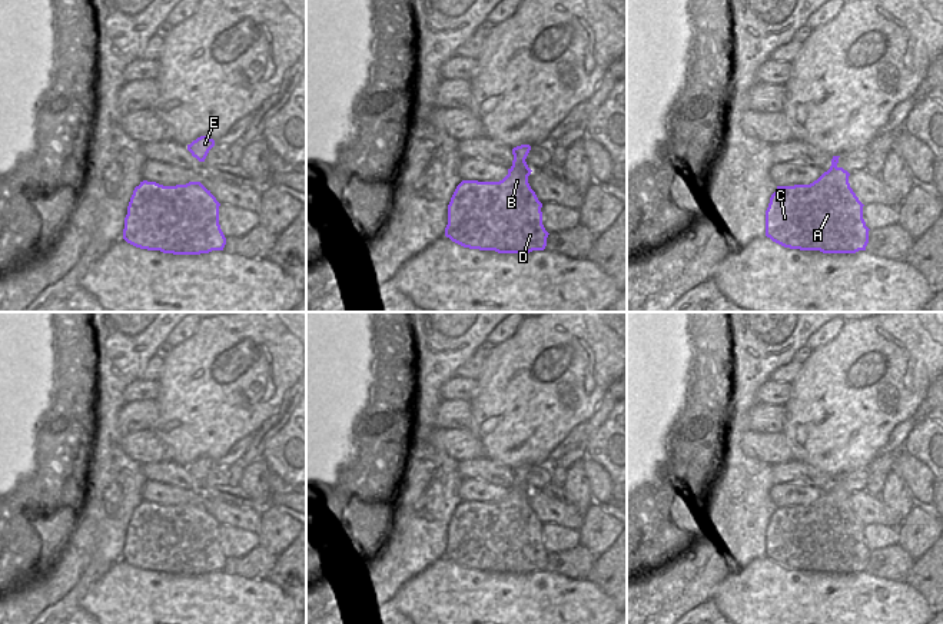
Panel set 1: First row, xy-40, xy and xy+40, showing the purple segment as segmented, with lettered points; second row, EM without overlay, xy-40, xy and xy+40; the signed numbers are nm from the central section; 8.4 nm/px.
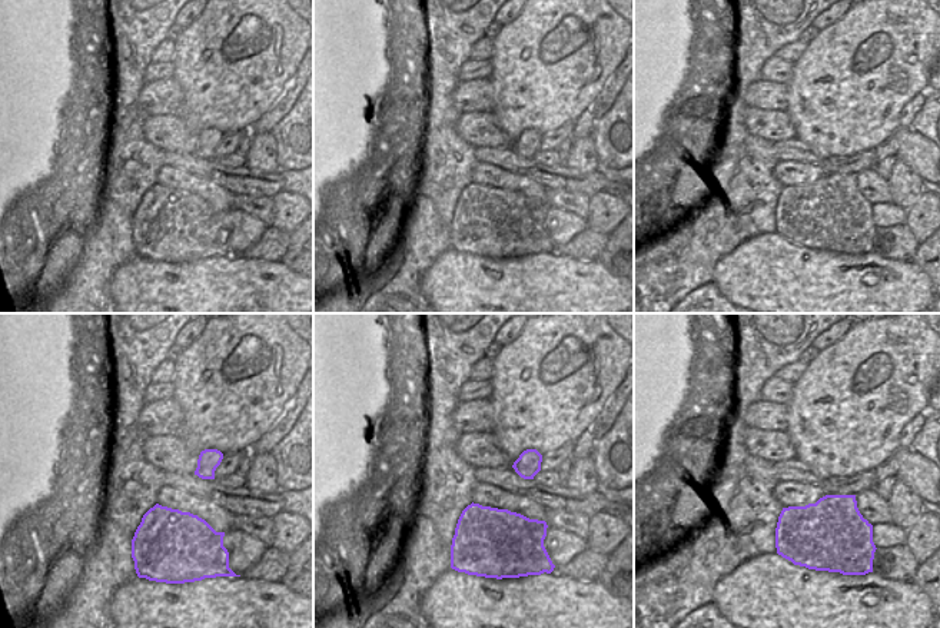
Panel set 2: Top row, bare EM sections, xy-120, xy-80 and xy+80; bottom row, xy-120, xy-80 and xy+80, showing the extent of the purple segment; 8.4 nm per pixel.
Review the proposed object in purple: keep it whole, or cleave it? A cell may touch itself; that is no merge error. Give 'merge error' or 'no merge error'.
no merge error

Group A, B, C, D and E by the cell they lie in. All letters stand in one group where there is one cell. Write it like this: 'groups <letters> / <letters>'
groups A B C D E

